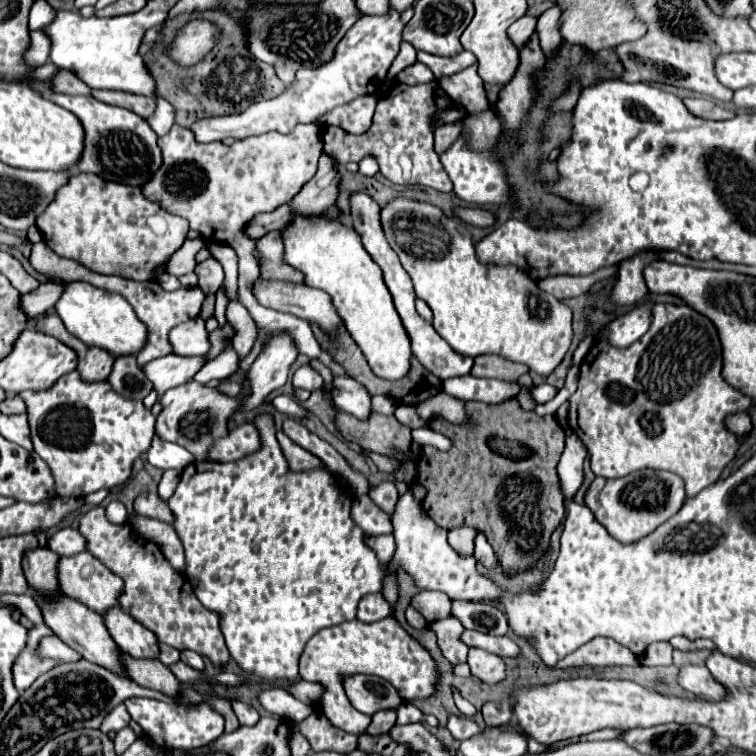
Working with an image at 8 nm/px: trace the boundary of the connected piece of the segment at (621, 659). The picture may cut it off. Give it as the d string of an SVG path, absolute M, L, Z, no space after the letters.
M596 637L590 643L582 645L574 653L560 659L554 669L566 669L566 667L634 667L640 665L638 657L630 653L630 649L622 647L620 643Z

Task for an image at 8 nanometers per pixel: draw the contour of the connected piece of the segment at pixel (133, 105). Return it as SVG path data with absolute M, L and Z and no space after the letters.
M92 89L92 97L98 101L104 101L108 105L118 105L118 107L126 107L134 113L138 113L140 117L148 119L154 113L156 101L154 97L146 97L146 95L136 95L136 93L126 93L126 91L102 91L102 89Z

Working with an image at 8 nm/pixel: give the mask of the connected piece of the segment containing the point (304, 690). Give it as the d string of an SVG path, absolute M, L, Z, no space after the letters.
M294 681L290 689L286 689L290 695L294 695L296 699L312 705L320 699L320 687L318 685L310 685L306 681Z

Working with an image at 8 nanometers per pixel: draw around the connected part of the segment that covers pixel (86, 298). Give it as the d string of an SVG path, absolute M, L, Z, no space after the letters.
M70 281L64 283L64 291L56 303L56 313L74 337L88 345L102 347L112 355L136 355L140 351L140 345L144 345L144 323L136 317L132 305L128 305L128 301L120 293L104 291L84 281Z

